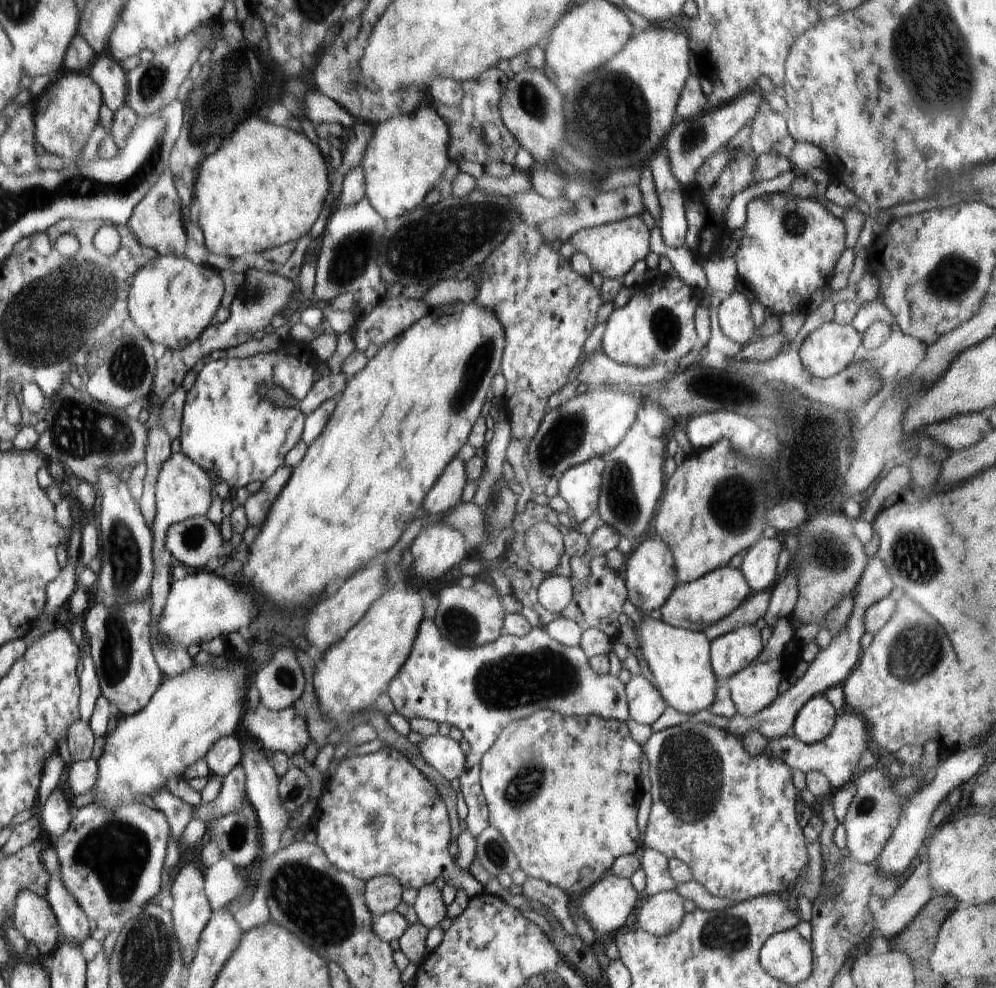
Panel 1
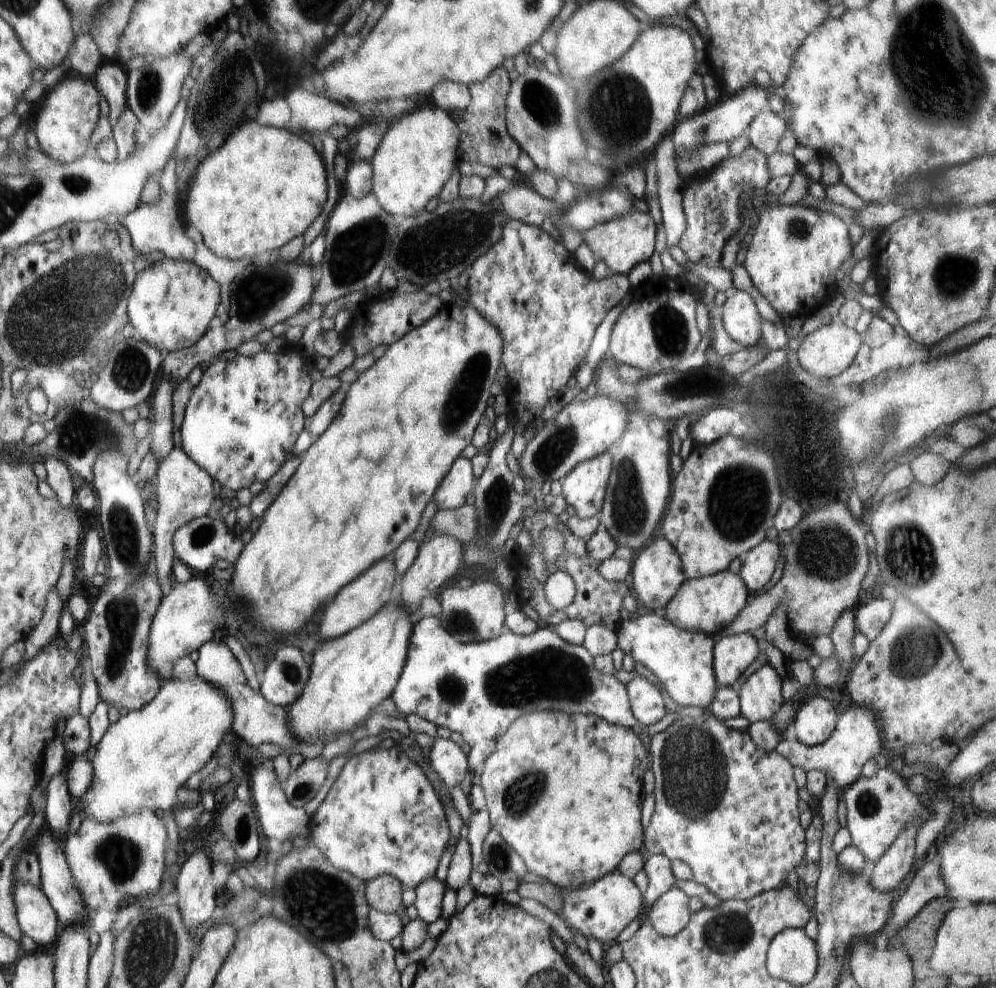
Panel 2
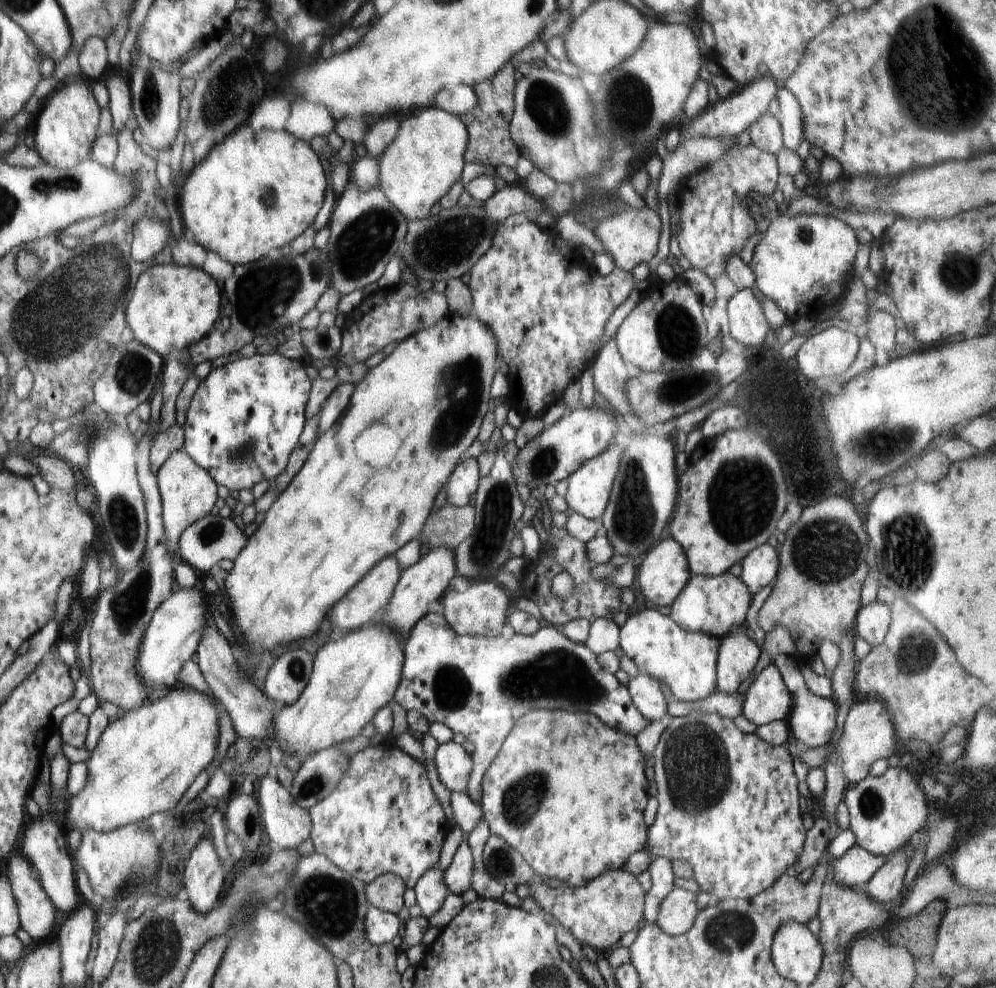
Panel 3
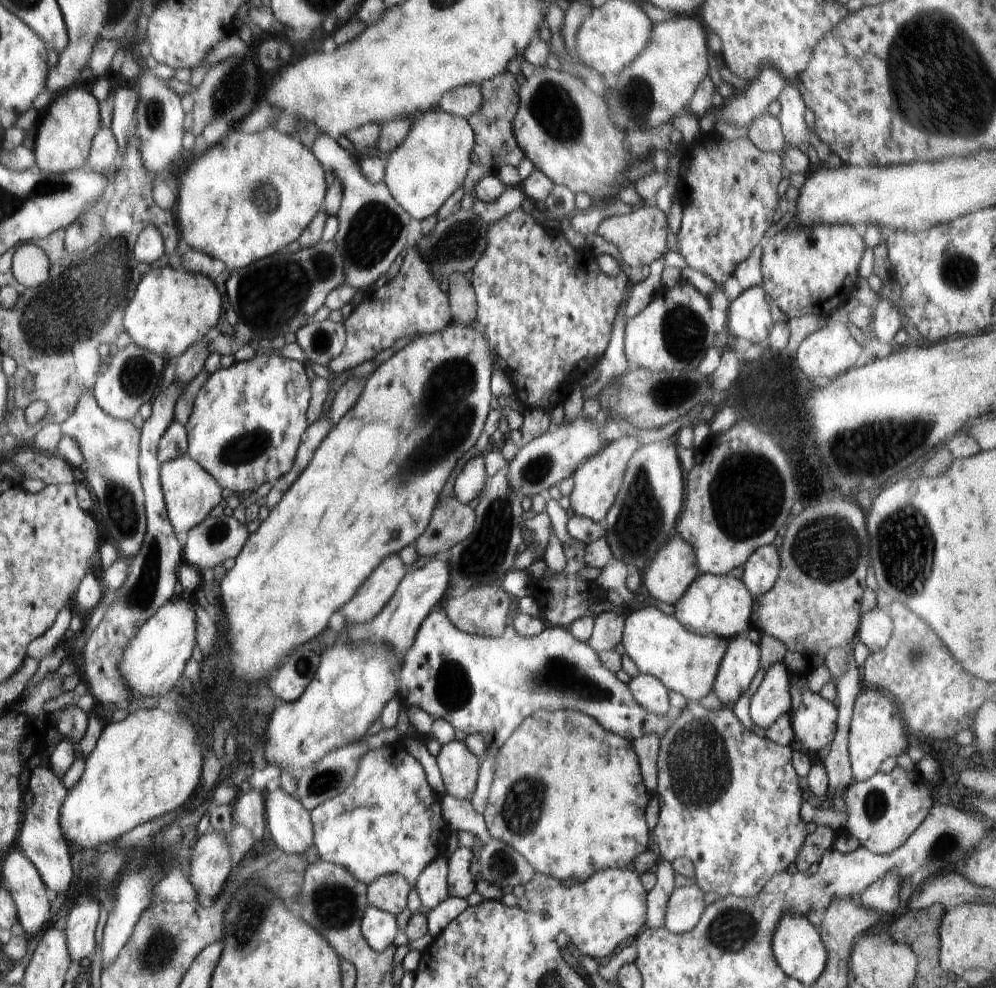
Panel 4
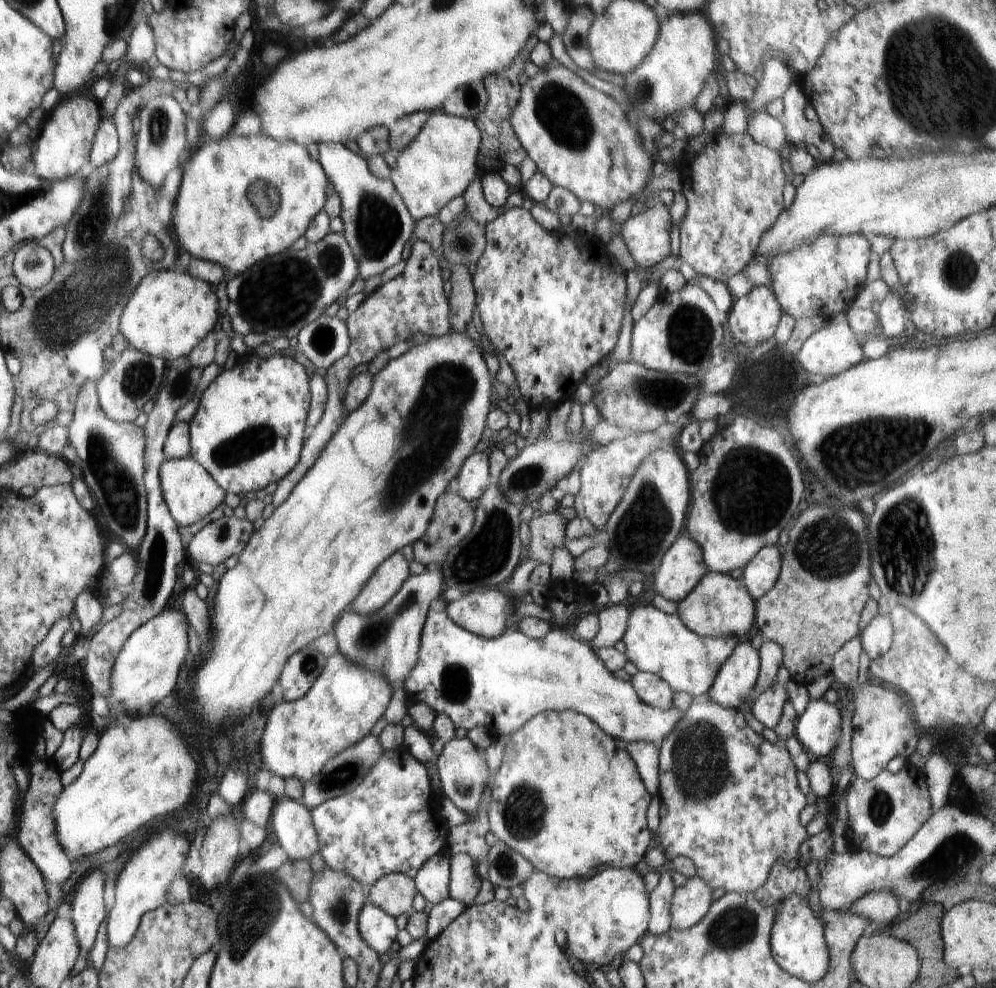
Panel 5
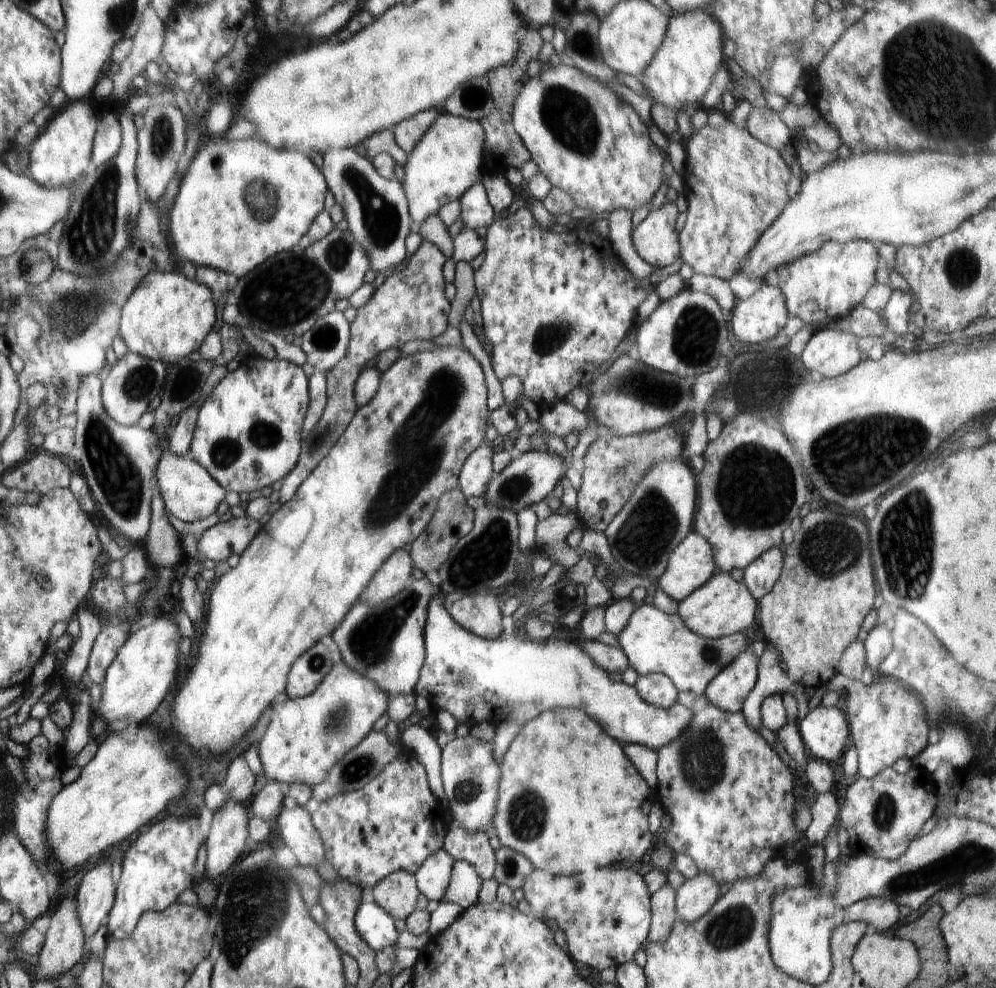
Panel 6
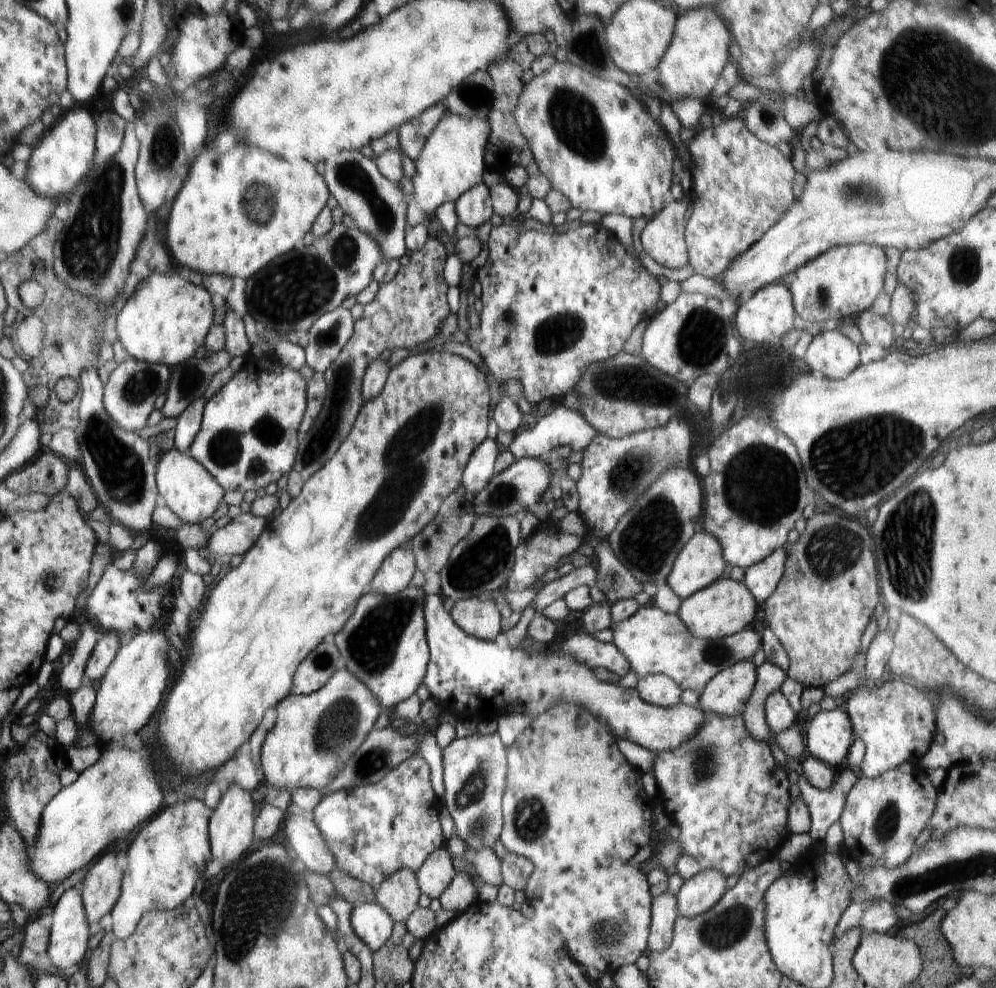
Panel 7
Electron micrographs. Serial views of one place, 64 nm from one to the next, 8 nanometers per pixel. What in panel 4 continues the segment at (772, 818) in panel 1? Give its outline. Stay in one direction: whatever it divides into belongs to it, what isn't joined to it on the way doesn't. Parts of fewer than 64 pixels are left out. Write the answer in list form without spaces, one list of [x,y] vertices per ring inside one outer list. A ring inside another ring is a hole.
[[[688,701],[679,718],[674,720],[674,724],[668,727],[660,739],[658,753],[658,788],[656,795],[660,799],[659,818],[656,827],[653,829],[654,844],[658,848],[658,855],[661,860],[670,861],[676,858],[688,858],[693,862],[695,868],[695,882],[706,892],[714,892],[717,899],[726,896],[736,896],[738,898],[750,898],[758,894],[768,880],[774,877],[776,872],[786,870],[792,862],[797,859],[800,848],[808,836],[806,823],[800,816],[801,806],[806,802],[806,797],[798,785],[799,776],[794,770],[792,762],[792,745],[782,746],[763,738],[747,729],[736,717],[732,708],[724,707],[720,709],[705,708],[700,701]]]

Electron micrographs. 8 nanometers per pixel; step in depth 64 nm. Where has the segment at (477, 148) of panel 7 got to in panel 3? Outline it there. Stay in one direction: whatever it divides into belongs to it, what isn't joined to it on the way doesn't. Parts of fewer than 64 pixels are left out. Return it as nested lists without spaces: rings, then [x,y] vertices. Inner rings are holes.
[[[435,105],[400,116],[400,128],[394,142],[390,142],[386,152],[379,157],[379,186],[388,202],[406,220],[428,218],[432,206],[461,179],[468,138],[468,130],[460,117]]]

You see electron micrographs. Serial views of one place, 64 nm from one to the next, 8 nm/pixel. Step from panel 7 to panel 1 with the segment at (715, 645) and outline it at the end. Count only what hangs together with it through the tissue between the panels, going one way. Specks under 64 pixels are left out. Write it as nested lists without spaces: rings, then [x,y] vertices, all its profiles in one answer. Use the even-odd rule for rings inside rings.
[[[649,614],[642,617],[636,632],[632,632],[634,626],[632,622],[622,624],[623,641],[631,654],[646,663],[665,703],[684,714],[710,709],[719,682],[711,665],[710,641],[706,634],[674,628]]]

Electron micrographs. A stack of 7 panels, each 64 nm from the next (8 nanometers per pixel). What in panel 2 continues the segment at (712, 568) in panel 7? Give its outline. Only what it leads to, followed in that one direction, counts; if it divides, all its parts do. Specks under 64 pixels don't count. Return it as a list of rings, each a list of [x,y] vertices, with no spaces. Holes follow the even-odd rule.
[[[657,535],[646,548],[634,555],[631,560],[631,575],[634,594],[636,594],[638,602],[650,610],[666,608],[674,594],[678,592],[678,588],[686,580],[682,560],[680,560],[676,548],[661,535]]]

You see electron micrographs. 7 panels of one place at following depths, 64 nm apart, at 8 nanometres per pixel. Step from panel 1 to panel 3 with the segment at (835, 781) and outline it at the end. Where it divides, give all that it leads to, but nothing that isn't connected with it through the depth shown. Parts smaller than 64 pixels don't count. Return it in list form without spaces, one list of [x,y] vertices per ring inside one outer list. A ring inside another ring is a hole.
[[[861,698],[851,705],[848,714],[846,714],[844,726],[842,726],[842,734],[840,734],[838,742],[834,744],[834,748],[830,748],[829,744],[824,748],[808,748],[795,740],[787,744],[790,756],[793,759],[802,760],[809,768],[822,766],[830,756],[842,758],[844,776],[846,776],[848,783],[850,782],[852,785],[870,775],[870,767],[874,762],[880,758],[889,758],[896,754],[898,745],[900,745],[900,742],[896,740],[892,718],[890,718],[890,714],[886,712],[884,704],[878,698]]]

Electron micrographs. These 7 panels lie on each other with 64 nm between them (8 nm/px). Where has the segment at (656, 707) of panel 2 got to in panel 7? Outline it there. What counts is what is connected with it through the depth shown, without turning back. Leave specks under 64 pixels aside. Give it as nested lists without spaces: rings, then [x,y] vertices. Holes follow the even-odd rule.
[[[666,674],[644,676],[639,679],[636,690],[644,702],[664,708],[673,707],[680,703],[683,691]]]

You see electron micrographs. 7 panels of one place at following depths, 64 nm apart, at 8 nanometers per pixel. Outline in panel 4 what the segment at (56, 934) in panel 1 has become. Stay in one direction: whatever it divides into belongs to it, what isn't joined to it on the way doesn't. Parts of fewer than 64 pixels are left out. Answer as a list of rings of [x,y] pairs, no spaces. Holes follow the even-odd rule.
[[[19,848],[10,850],[1,865],[4,886],[10,892],[10,896],[12,896],[12,900],[16,905],[18,922],[22,925],[25,934],[29,938],[40,934],[46,928],[48,920],[50,920],[50,902],[46,898],[45,882],[41,878],[40,872]]]

